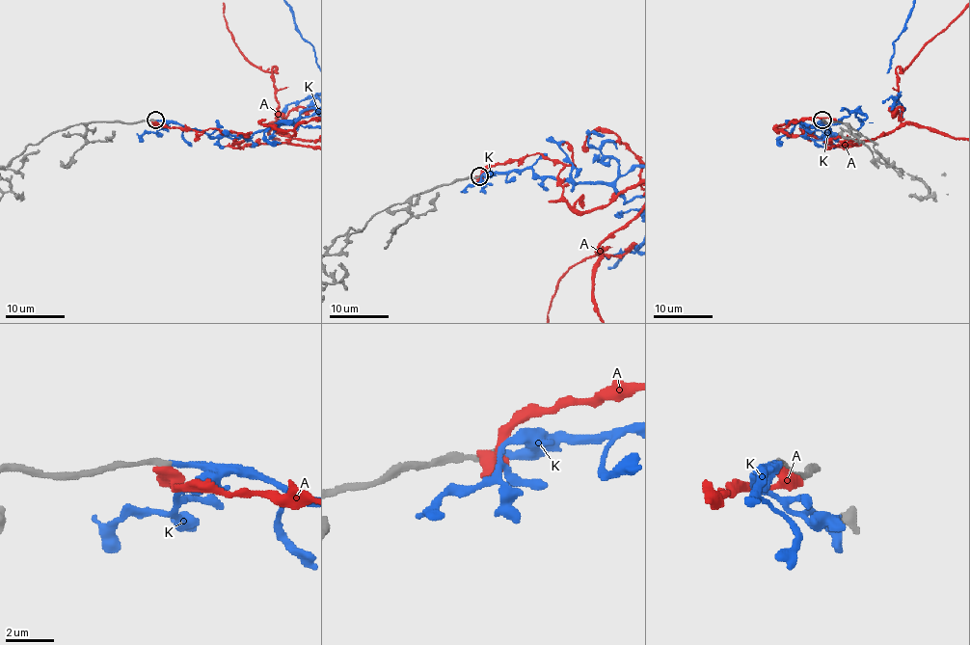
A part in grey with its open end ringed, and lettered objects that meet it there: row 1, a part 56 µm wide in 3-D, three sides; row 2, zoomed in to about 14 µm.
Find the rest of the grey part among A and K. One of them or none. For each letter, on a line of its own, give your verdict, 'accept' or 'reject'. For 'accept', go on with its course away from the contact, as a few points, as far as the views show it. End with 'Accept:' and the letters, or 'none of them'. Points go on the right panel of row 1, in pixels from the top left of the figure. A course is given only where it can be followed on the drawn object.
A: reject
K: accept
Accept: K

